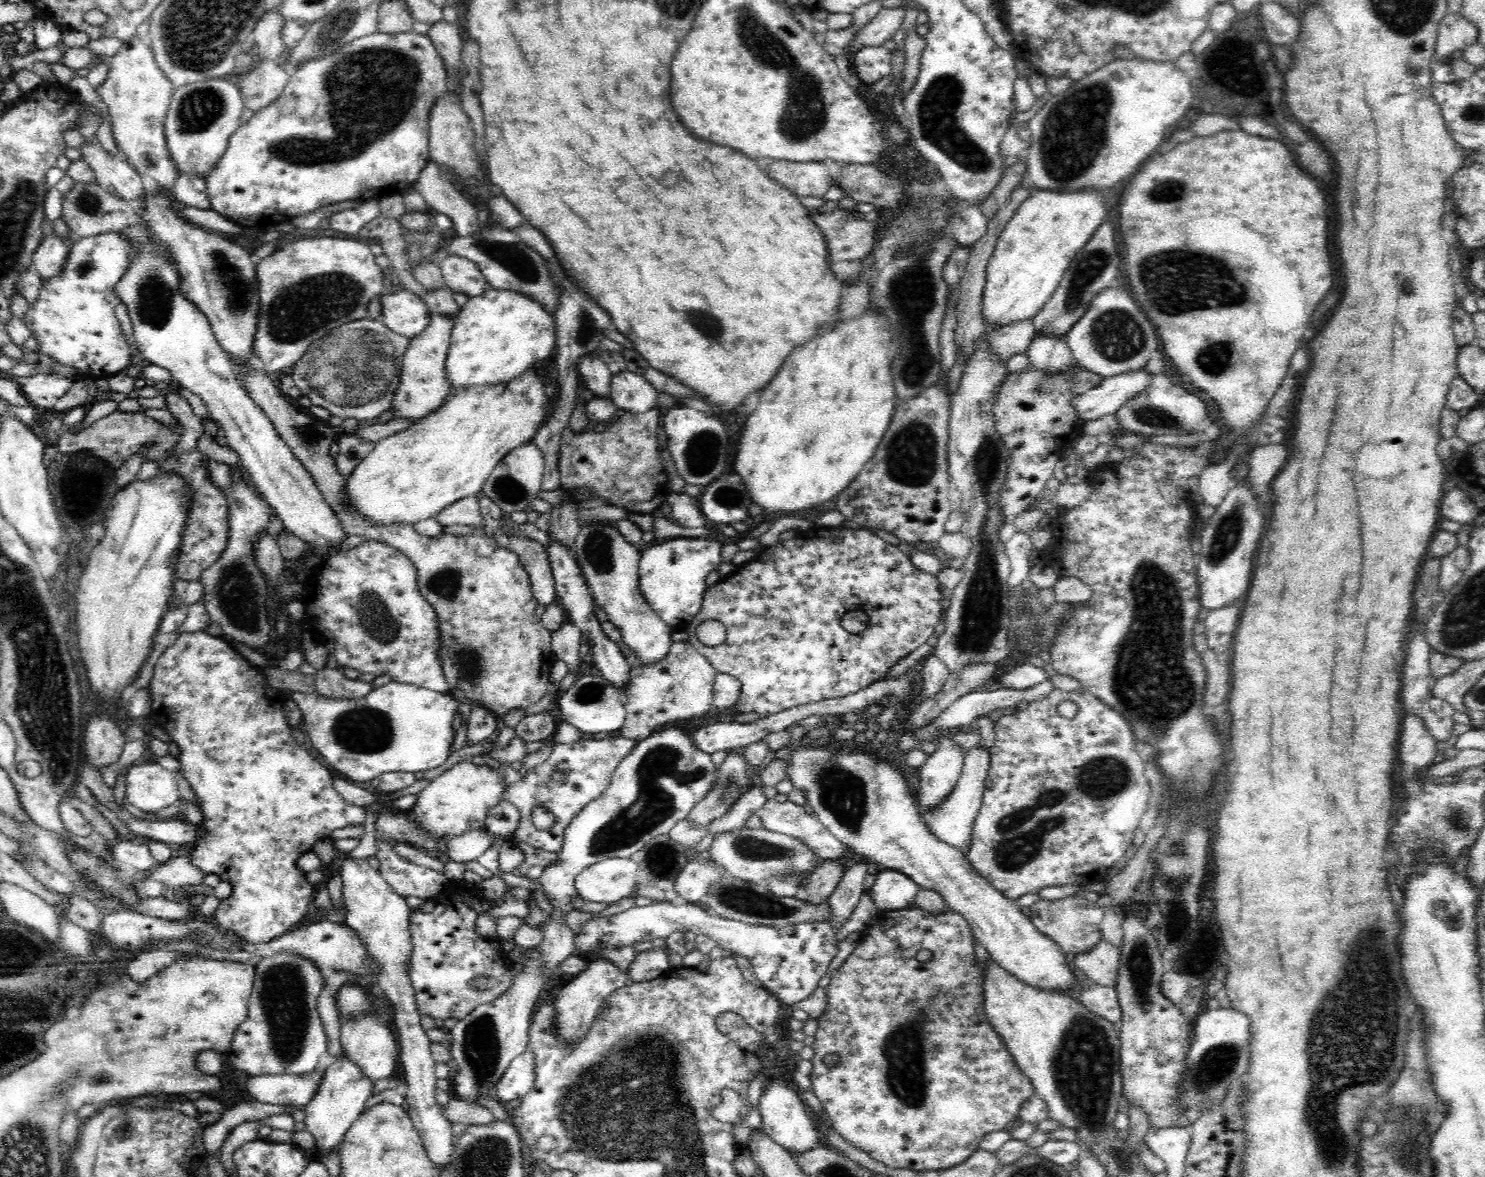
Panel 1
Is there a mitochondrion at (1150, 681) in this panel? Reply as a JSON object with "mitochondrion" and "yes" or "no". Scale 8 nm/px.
{"mitochondrion":"yes"}

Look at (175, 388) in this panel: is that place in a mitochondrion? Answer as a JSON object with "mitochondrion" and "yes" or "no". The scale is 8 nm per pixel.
{"mitochondrion":"no"}

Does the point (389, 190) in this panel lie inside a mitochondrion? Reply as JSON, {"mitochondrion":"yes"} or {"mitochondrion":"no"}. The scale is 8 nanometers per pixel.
{"mitochondrion":"no"}

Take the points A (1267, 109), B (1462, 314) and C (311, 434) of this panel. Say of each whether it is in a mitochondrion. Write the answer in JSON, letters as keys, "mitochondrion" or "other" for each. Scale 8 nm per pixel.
{"A":"other","B":"other","C":"mitochondrion"}

